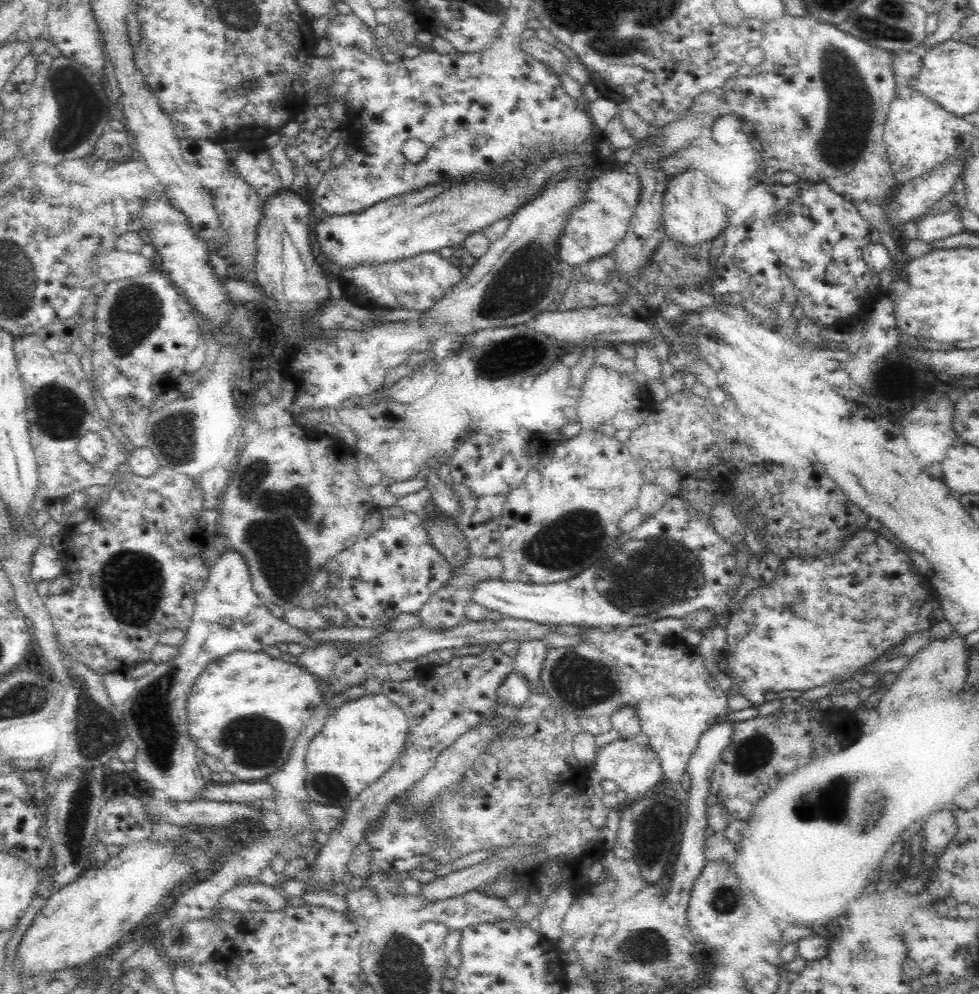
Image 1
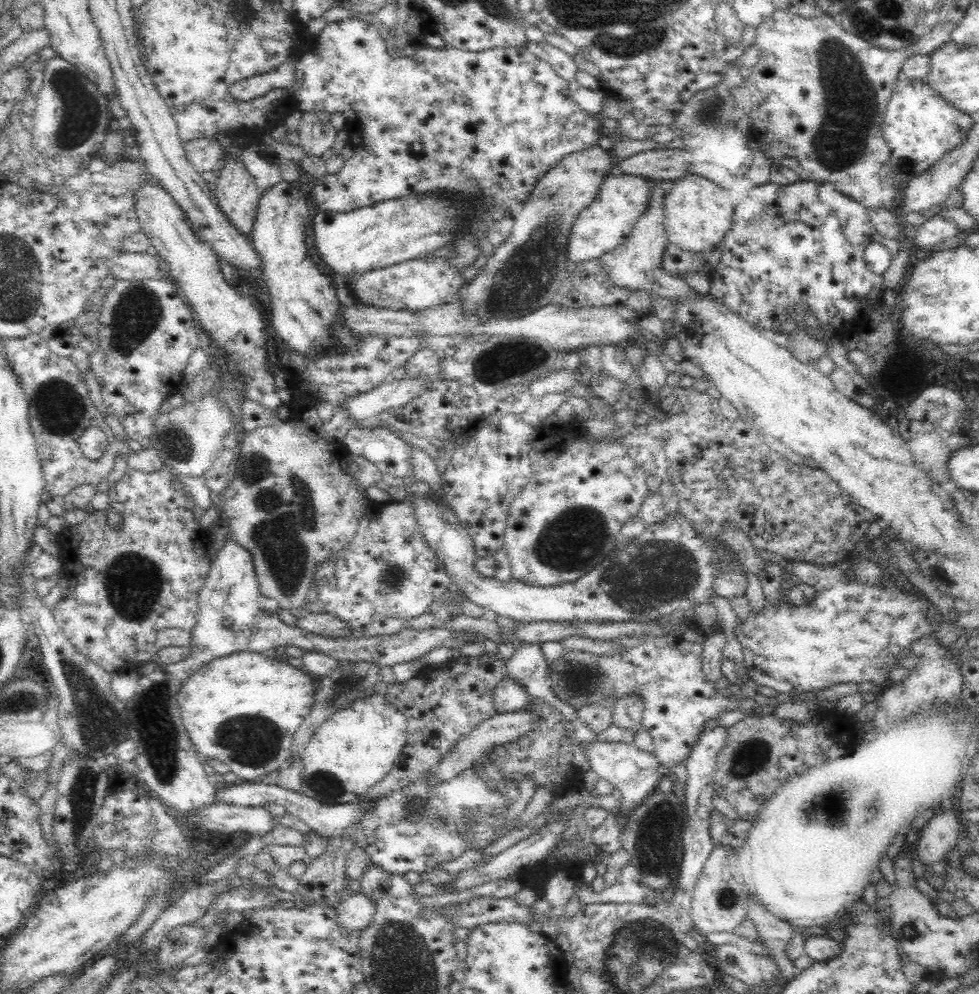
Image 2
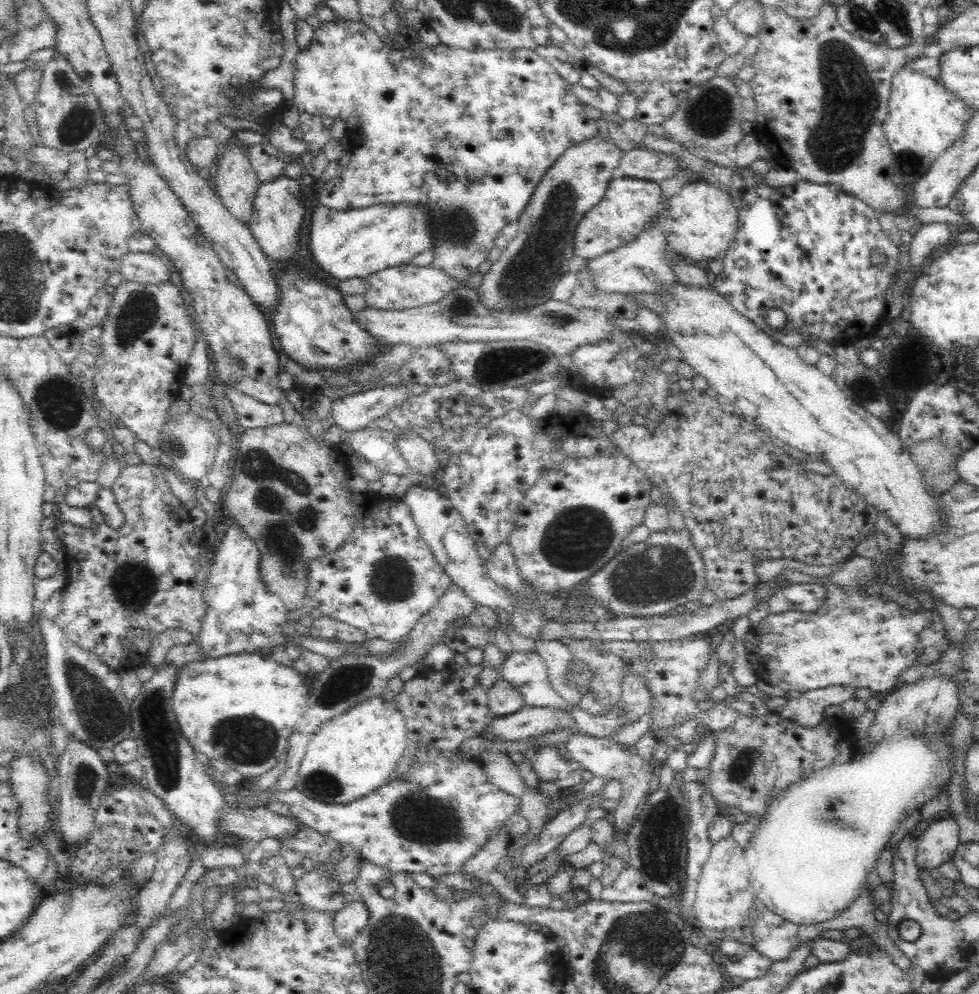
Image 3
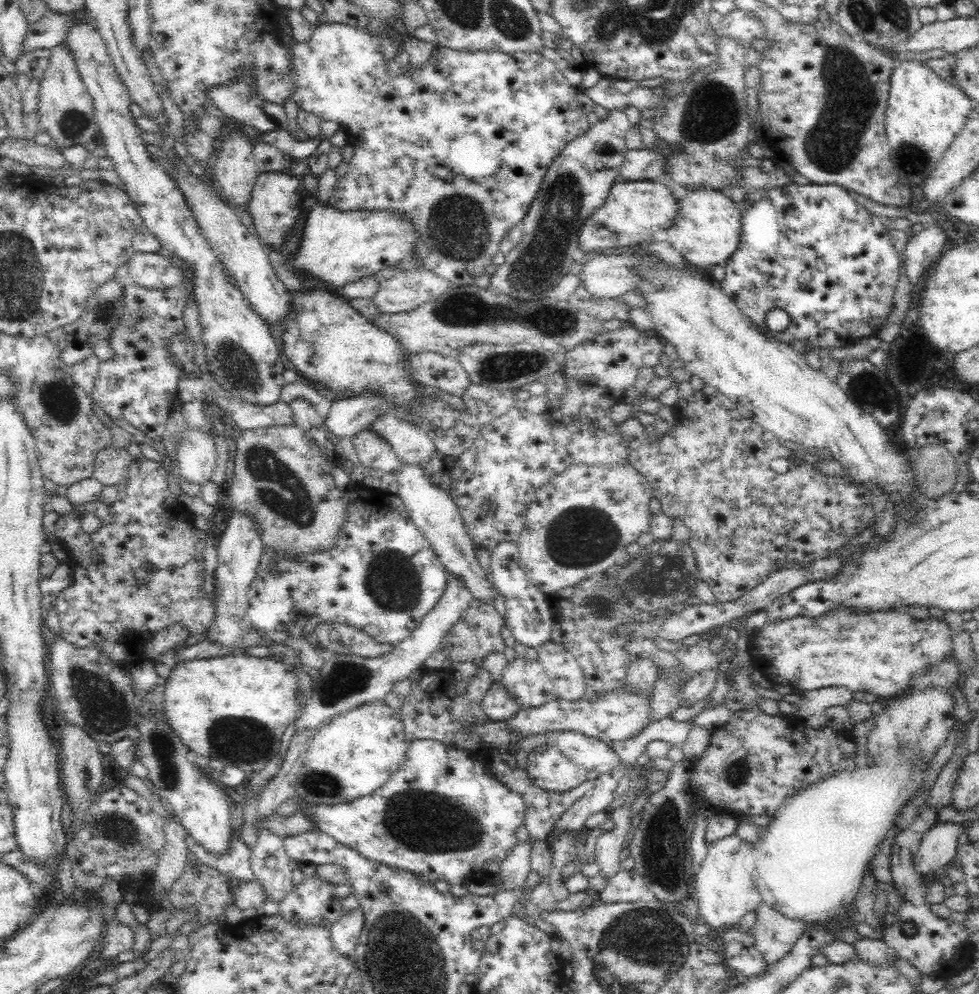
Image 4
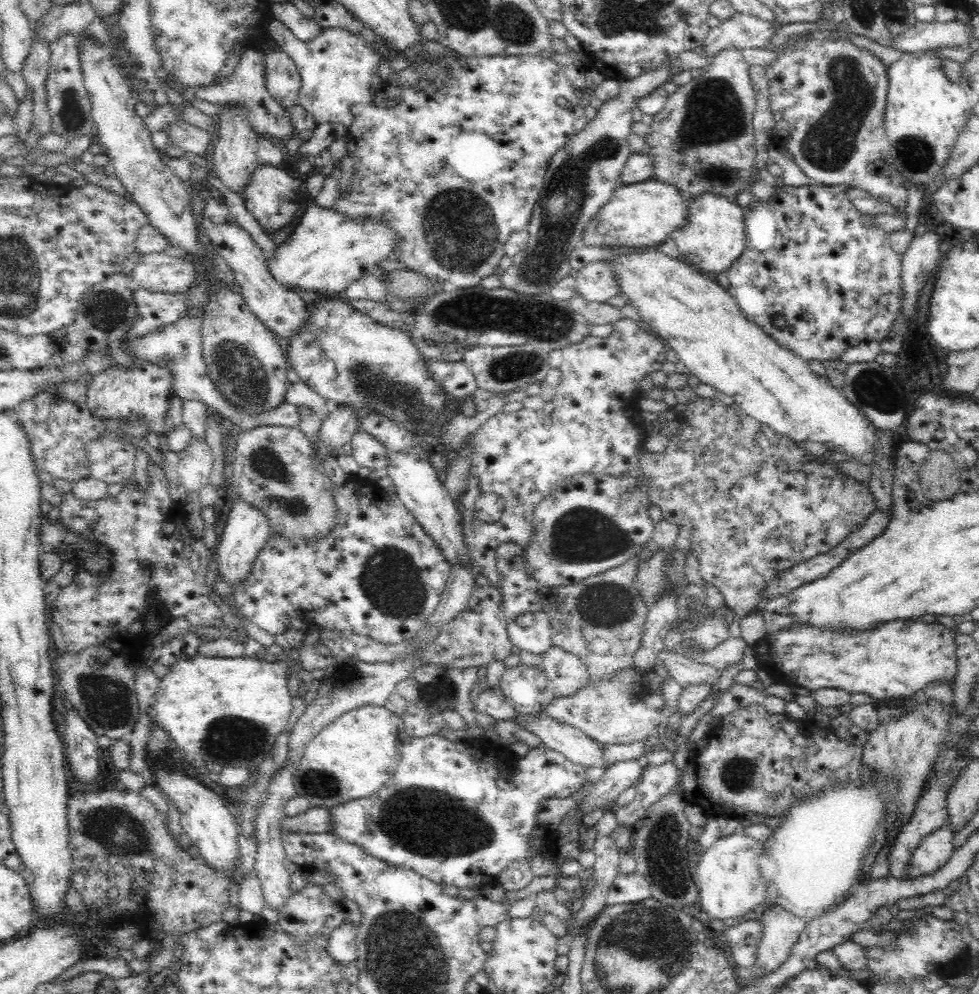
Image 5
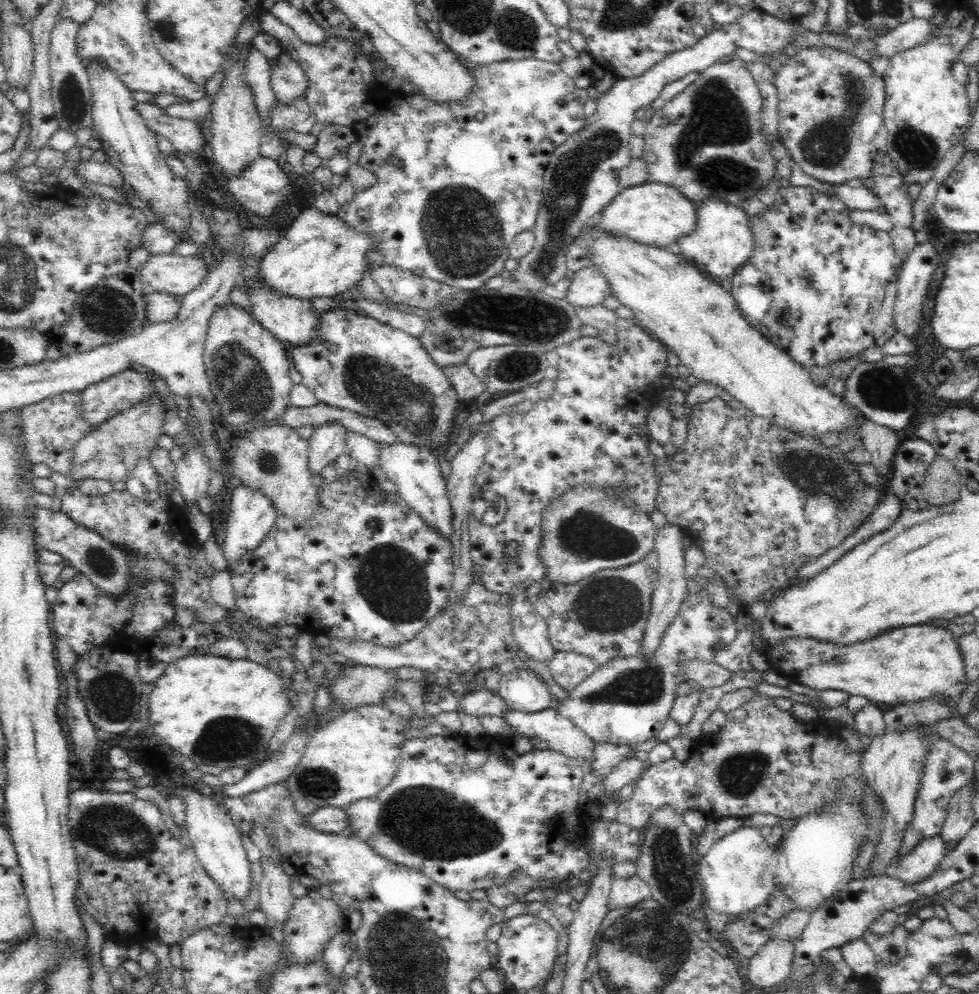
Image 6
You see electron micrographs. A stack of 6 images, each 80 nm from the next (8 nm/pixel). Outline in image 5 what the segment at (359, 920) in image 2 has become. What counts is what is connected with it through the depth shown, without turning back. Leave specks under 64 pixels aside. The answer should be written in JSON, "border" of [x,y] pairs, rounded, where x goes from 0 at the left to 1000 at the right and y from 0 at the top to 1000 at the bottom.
{"border":[[[351,926],[345,935],[337,938],[335,959],[348,970],[360,970],[365,960],[365,942],[368,930]]]}

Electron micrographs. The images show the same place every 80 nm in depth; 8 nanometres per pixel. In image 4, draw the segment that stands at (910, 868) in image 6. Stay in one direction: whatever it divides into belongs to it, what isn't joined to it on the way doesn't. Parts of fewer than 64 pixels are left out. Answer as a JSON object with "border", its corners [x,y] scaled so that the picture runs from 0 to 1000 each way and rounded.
{"border":[[[956,828],[946,835],[934,865],[934,874],[940,880],[960,880],[972,867],[980,851],[982,831],[979,828]]]}

